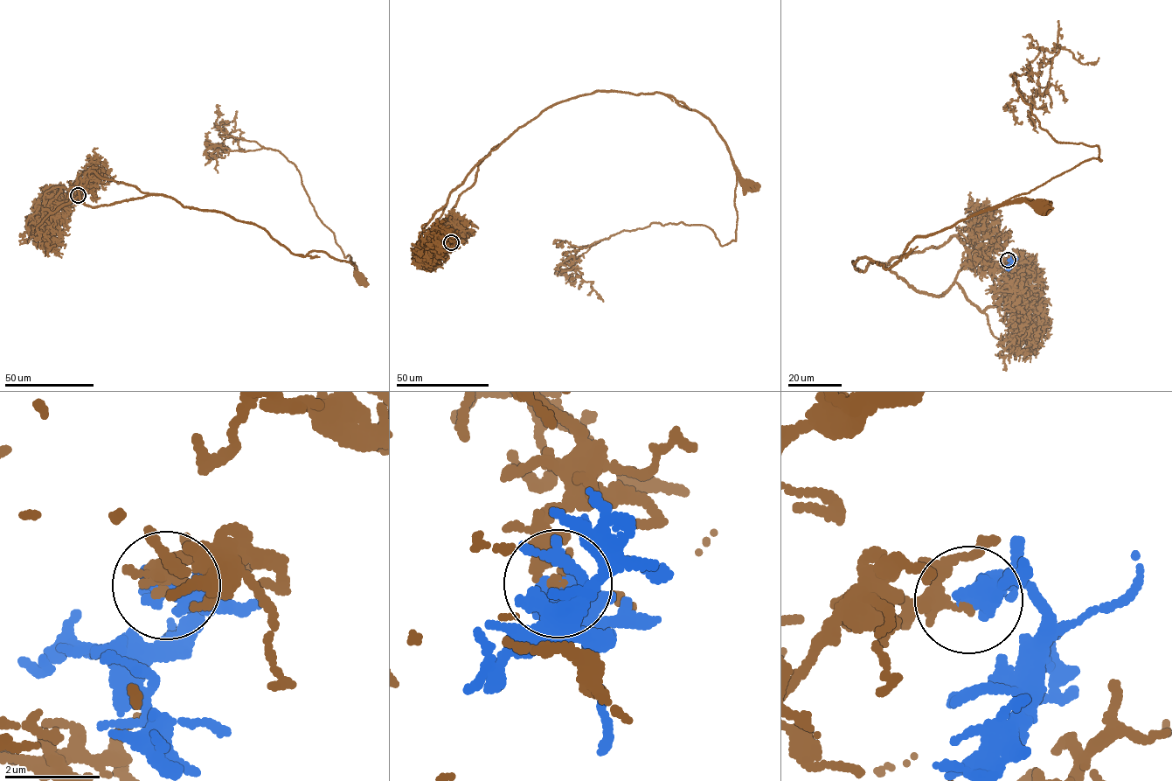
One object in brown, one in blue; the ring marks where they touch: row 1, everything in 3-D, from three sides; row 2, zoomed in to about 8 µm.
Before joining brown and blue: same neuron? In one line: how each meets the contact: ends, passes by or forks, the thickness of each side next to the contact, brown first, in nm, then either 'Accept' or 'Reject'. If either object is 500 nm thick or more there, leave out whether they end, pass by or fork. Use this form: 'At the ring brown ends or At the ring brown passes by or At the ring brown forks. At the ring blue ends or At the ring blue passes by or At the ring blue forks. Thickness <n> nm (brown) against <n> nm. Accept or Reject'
Thickness 140 nm (brown) against 650 nm. Accept

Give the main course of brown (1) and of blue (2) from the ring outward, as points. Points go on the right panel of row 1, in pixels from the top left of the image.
1: (1008, 261), (978, 272), (955, 235), (853, 263), (886, 268), (916, 236), (1040, 205)
2: (1008, 260), (1010, 259), (1011, 264), (1006, 269)

